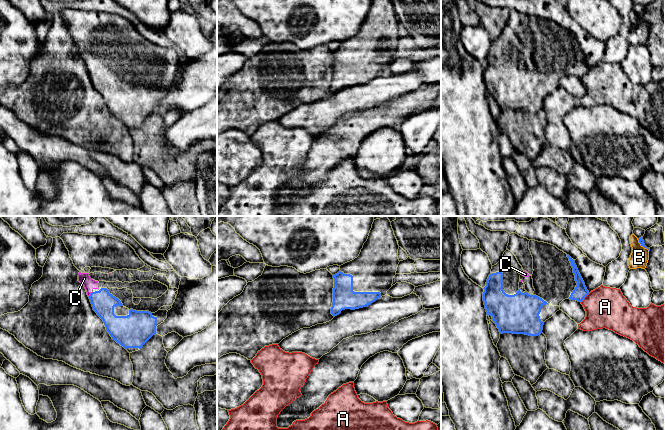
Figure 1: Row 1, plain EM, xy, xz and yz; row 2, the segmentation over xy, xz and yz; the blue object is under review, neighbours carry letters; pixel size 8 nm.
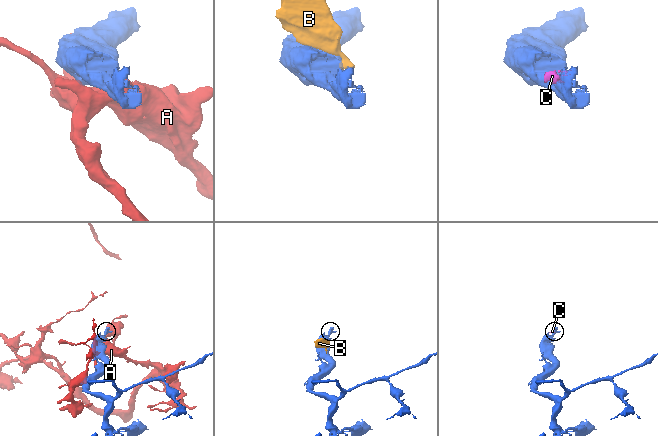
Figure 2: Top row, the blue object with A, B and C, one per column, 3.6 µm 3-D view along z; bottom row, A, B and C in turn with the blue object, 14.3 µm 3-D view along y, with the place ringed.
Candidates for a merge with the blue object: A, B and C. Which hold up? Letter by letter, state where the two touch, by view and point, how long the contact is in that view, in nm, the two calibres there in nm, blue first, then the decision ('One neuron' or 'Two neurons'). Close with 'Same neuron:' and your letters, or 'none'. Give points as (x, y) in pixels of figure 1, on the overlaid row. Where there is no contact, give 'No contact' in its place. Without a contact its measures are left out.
A: Touches blue at yz (584, 297). Shared border 100 nm. Thickness 110 nm (blue) against 320 nm. Two neurons
B: Touches blue at yz (643, 246). Shared border 140 nm. Thickness 50 nm (blue) against 150 nm. Two neurons
C: Touches blue at xy (90, 294). Shared border 60 nm. Thickness 190 nm (blue) against 90 nm. One neuron
Same neuron: C

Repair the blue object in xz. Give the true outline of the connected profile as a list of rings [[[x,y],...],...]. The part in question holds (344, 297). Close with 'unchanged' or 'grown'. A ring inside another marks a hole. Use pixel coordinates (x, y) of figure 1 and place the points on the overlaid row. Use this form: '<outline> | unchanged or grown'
[[[387,216],[374,220],[367,241],[357,258],[340,266],[340,271],[333,275],[333,302],[331,314],[335,317],[345,309],[359,309],[370,305],[385,296],[392,287],[399,264],[398,241]]] | grown

